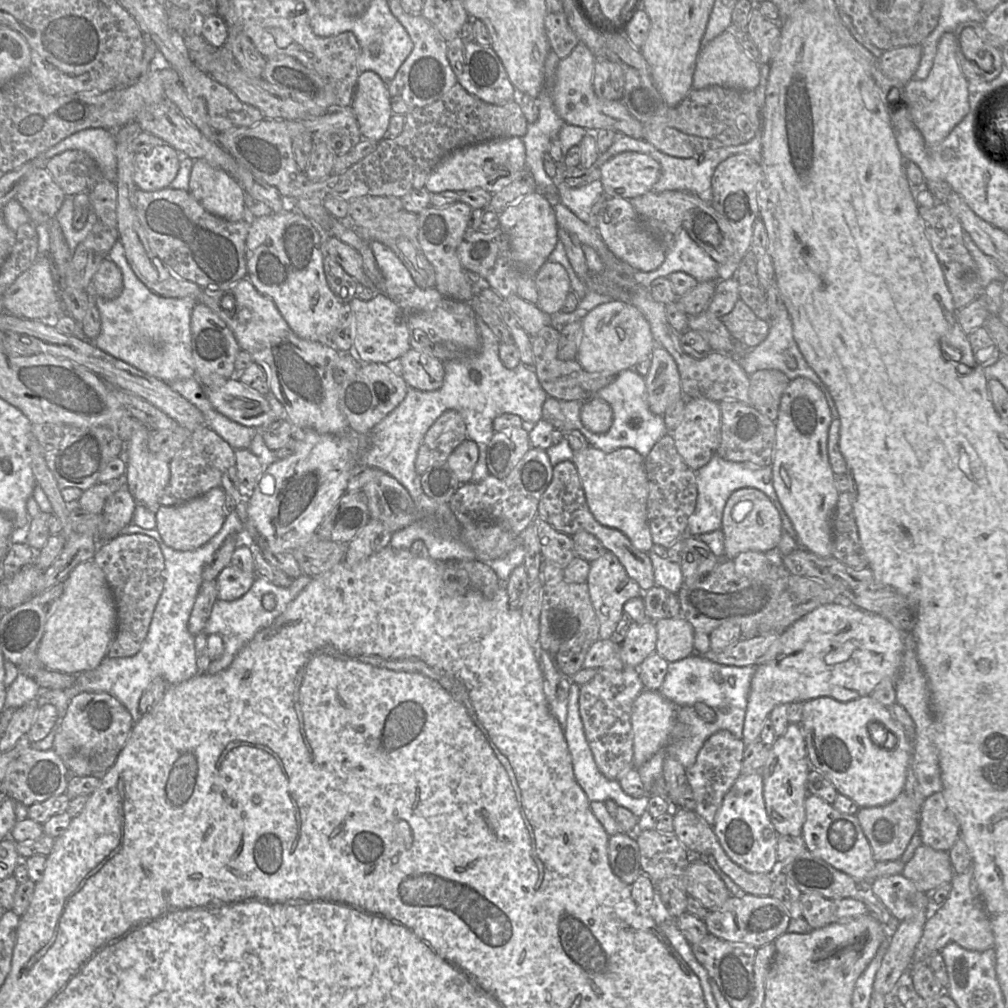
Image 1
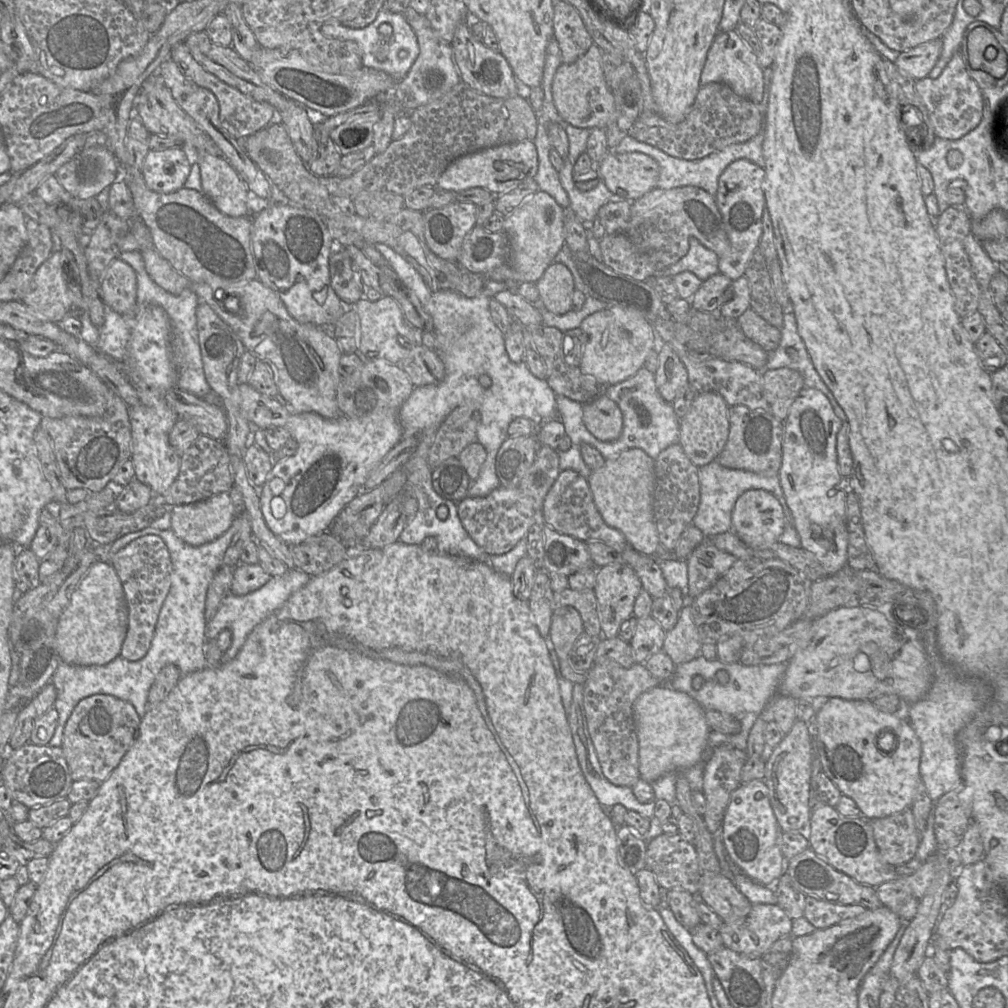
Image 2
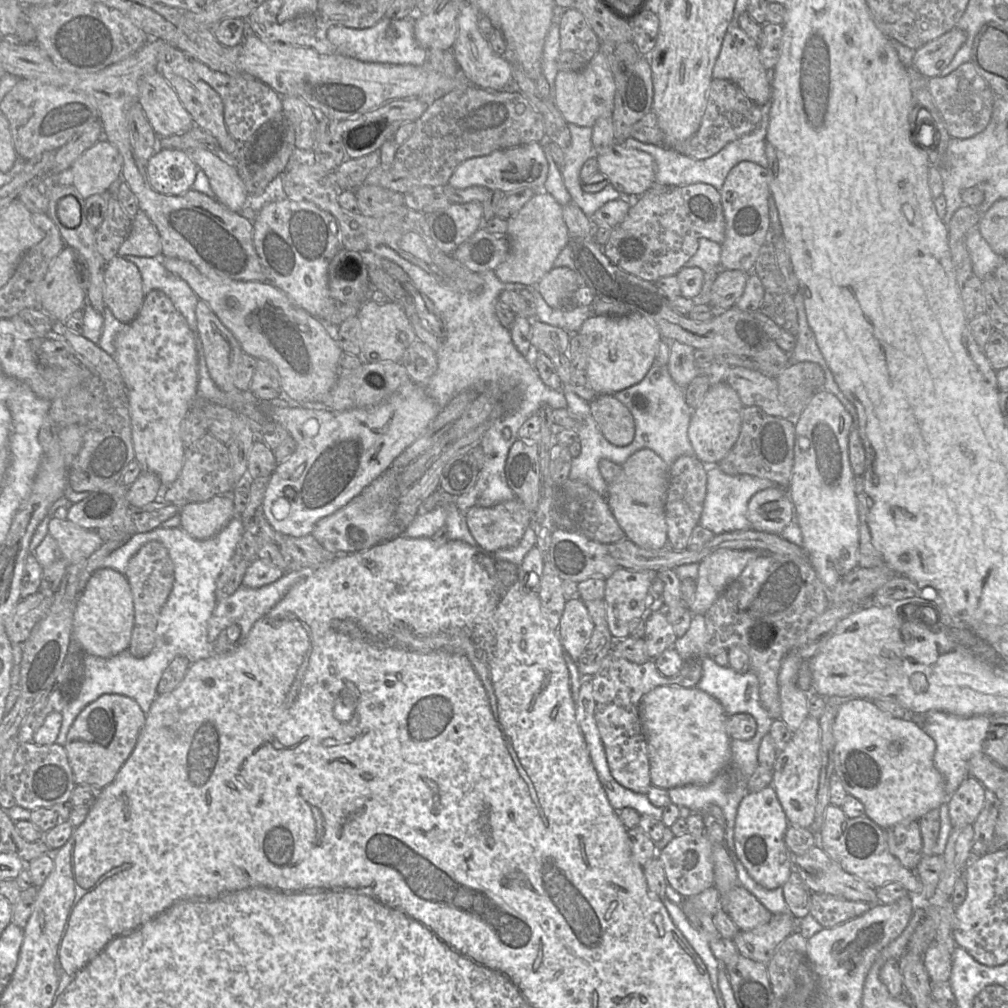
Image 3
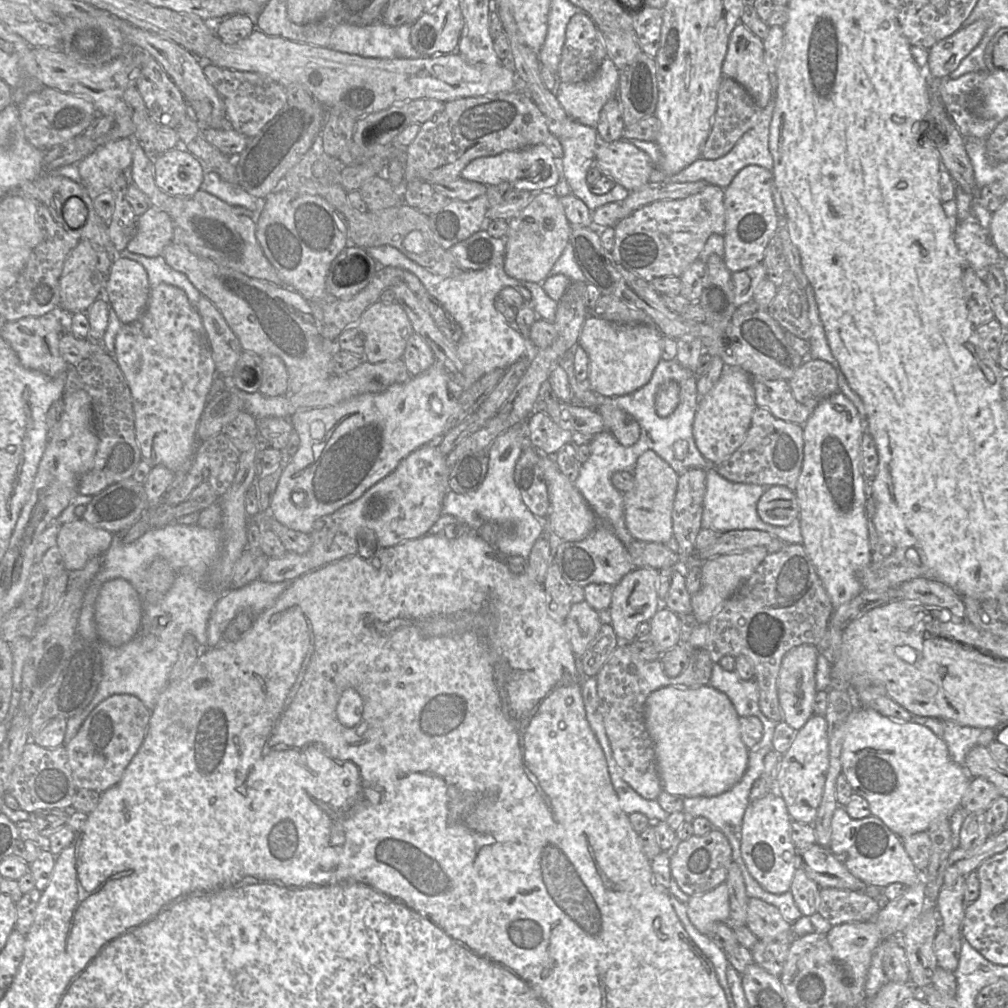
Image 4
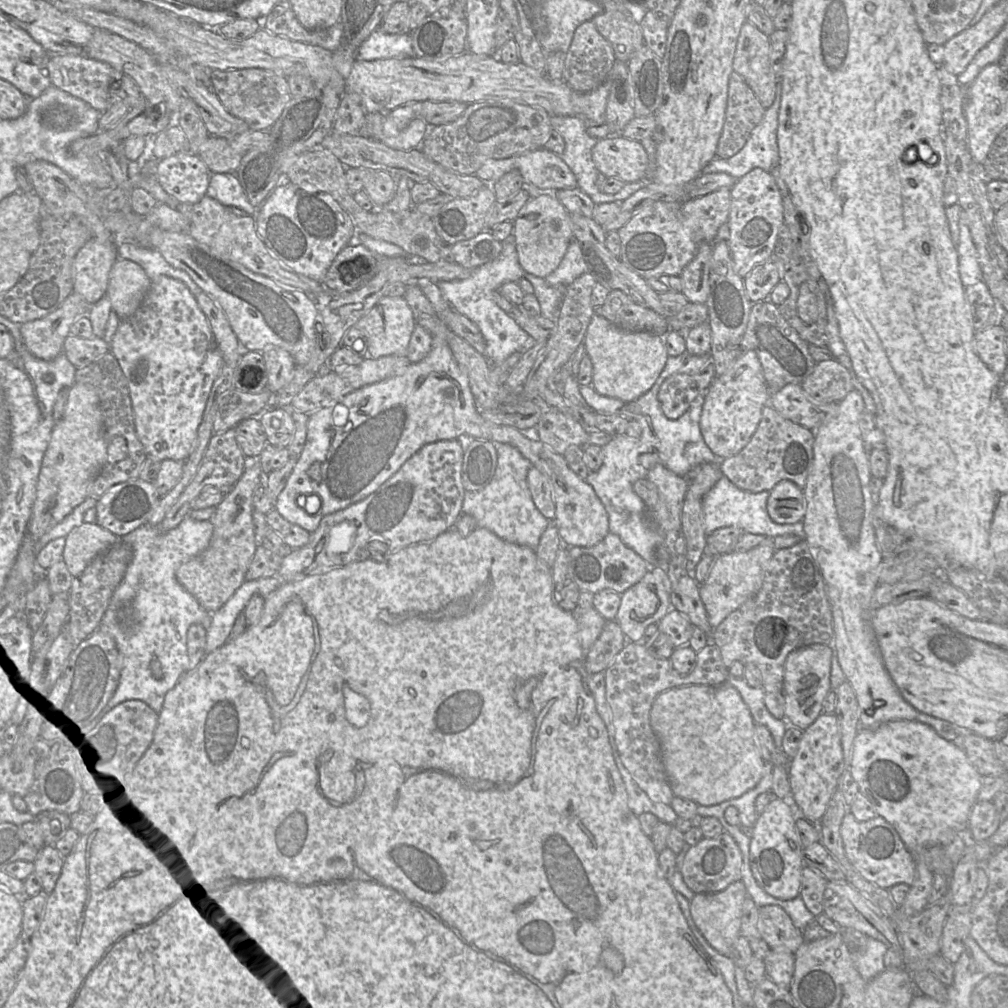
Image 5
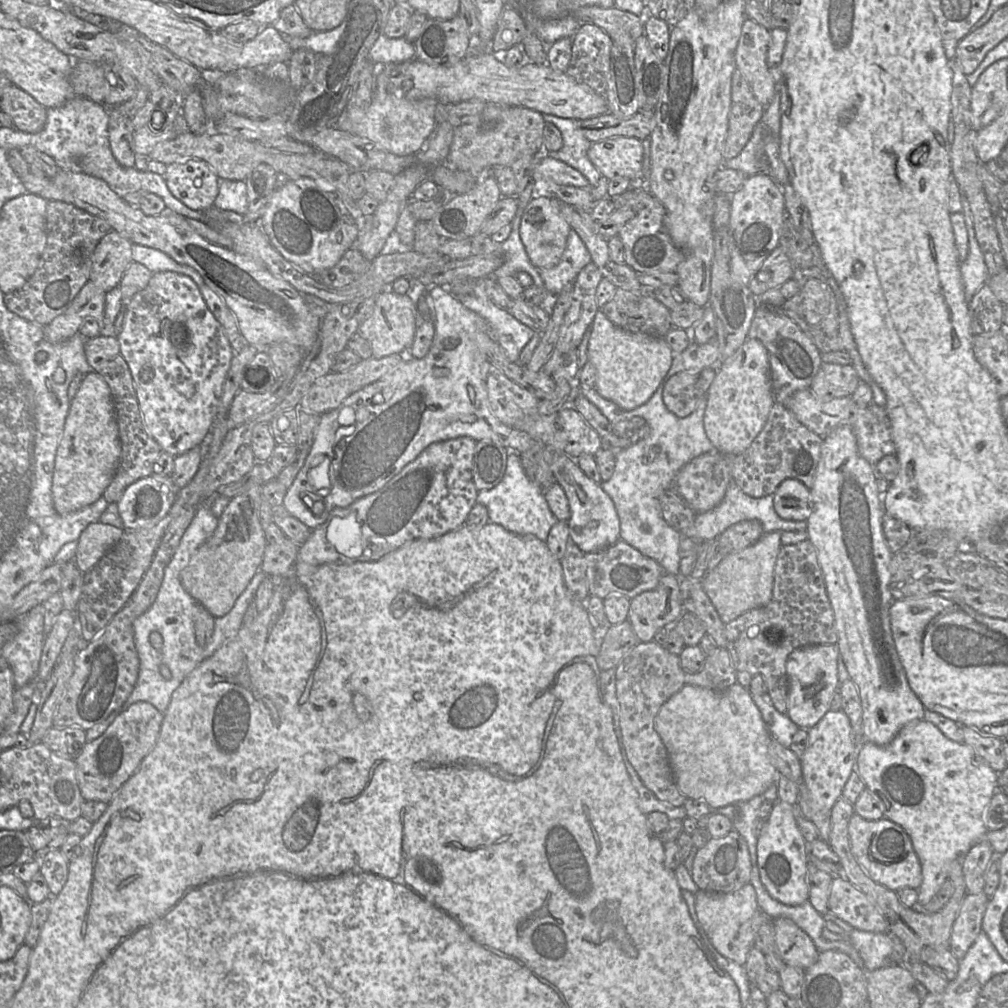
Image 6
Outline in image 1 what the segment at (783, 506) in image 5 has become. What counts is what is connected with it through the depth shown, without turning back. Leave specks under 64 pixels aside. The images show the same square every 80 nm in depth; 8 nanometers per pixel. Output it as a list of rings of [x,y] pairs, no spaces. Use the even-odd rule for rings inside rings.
[[[754,488],[737,489],[730,495],[723,510],[720,530],[724,534],[723,559],[729,560],[733,560],[742,552],[757,551],[766,553],[777,548],[783,533],[781,518],[776,507],[763,492]],[[742,501],[751,502],[752,508],[742,521],[735,522],[732,518],[732,510]]]

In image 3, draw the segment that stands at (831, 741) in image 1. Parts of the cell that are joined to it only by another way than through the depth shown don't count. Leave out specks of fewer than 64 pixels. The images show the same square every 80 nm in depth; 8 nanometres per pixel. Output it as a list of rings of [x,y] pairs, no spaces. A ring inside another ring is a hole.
[[[863,698],[849,699],[844,701],[839,708],[833,725],[833,737],[834,774],[839,776],[847,793],[858,798],[863,803],[865,807],[865,816],[869,817],[882,828],[889,829],[897,823],[907,819],[919,820],[931,810],[938,809],[944,802],[947,802],[949,796],[946,792],[945,780],[934,764],[936,743],[933,738],[925,732],[922,726],[910,719],[909,716],[906,719],[896,718],[881,710],[872,700]]]

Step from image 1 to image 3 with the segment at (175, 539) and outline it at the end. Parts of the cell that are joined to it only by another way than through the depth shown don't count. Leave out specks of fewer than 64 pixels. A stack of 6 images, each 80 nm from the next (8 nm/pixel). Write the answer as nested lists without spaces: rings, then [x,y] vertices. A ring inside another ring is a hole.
[[[224,494],[206,502],[186,504],[178,515],[183,530],[195,539],[205,540],[219,533],[235,517],[235,508],[230,494]]]

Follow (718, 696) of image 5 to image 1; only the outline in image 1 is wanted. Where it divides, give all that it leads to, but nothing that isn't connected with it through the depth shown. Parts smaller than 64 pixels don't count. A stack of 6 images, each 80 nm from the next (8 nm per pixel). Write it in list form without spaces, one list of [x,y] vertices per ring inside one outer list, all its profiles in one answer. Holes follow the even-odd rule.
[[[644,690],[631,712],[633,767],[638,769],[680,734],[675,729],[676,706],[659,691]]]

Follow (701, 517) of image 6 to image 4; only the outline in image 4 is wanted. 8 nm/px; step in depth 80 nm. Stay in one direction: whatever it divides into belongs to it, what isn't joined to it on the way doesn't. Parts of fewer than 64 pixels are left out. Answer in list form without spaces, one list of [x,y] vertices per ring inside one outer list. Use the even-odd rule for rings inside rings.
[[[715,468],[706,470],[706,492],[703,500],[702,528],[719,533],[733,530],[761,530],[779,538],[786,544],[802,544],[799,520],[794,520],[786,527],[772,526],[761,520],[757,513],[760,497],[771,486],[735,483],[722,477]]]

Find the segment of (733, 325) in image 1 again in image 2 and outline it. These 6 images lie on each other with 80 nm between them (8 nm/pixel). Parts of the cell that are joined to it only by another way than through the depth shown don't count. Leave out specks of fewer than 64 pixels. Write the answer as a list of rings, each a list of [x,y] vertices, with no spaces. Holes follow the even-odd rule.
[[[751,307],[736,320],[745,336],[765,351],[771,352],[779,346],[781,330],[762,318]]]

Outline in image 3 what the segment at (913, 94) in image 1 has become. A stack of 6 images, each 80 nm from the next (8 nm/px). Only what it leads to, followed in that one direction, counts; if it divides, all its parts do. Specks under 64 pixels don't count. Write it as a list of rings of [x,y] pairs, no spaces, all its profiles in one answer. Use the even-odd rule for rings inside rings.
[[[972,62],[960,65],[948,75],[929,78],[928,88],[950,137],[967,139],[981,133],[989,124],[996,95]]]

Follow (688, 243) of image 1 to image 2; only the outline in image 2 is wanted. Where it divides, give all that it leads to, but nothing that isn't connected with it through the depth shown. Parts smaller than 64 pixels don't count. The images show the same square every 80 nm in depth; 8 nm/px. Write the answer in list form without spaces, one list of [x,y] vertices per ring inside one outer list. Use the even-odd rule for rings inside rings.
[[[695,237],[689,239],[689,250],[685,256],[662,271],[663,276],[674,276],[683,271],[694,273],[702,281],[719,272],[719,256],[701,244]]]

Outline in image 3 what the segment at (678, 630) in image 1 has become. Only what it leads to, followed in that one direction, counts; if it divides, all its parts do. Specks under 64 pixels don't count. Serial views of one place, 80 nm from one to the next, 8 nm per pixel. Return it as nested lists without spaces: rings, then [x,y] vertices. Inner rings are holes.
[[[692,615],[688,631],[683,636],[677,638],[673,647],[684,661],[702,658],[707,655],[706,624],[703,615]]]

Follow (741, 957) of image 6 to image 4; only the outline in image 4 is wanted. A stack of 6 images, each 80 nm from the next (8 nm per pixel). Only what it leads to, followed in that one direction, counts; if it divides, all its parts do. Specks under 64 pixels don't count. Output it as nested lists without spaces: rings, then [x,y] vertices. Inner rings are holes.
[[[725,883],[703,894],[691,896],[686,905],[691,923],[706,936],[714,923],[730,919],[730,897]]]

